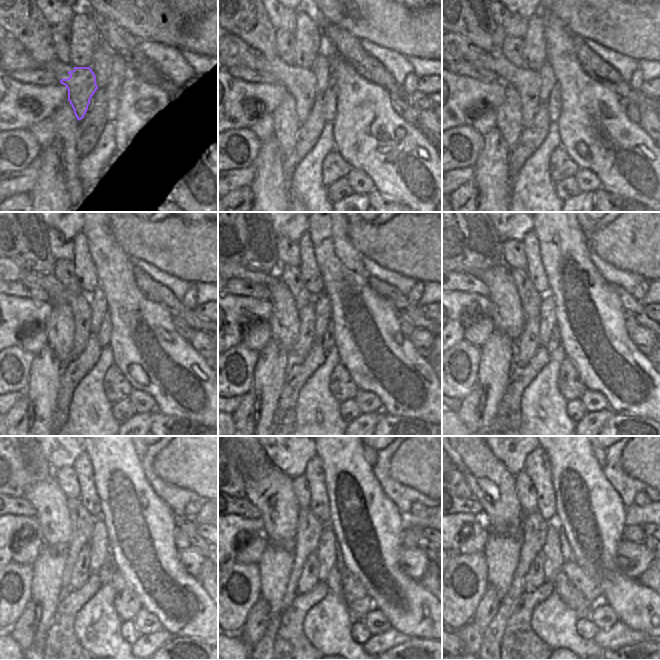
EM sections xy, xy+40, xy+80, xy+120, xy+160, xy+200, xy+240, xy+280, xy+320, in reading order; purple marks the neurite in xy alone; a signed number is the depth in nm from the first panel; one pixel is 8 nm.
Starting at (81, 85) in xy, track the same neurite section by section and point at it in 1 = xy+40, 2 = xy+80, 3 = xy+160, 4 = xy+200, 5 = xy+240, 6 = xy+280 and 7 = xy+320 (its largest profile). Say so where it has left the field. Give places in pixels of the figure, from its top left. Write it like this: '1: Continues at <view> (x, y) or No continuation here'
1: Continues at xy+40 (302, 87)
2: Continues at xy+80 (528, 83)
3: Continues at xy+160 (300, 349)
4: Continues at xy+200 (525, 346)
5: Continues at xy+240 (81, 571)
6: Continues at xy+280 (308, 578)
7: Continues at xy+320 (534, 578)

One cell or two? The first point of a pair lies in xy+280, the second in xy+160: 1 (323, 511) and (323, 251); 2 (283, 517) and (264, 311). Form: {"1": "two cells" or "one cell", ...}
{"1": "two cells", "2": "two cells"}

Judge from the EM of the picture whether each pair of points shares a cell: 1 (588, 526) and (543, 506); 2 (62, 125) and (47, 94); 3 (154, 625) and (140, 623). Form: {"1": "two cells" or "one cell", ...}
{"1": "two cells", "2": "two cells", "3": "one cell"}

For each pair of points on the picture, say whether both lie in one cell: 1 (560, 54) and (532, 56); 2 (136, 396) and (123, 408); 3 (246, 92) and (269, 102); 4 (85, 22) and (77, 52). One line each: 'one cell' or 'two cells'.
1: two cells
2: two cells
3: one cell
4: one cell

